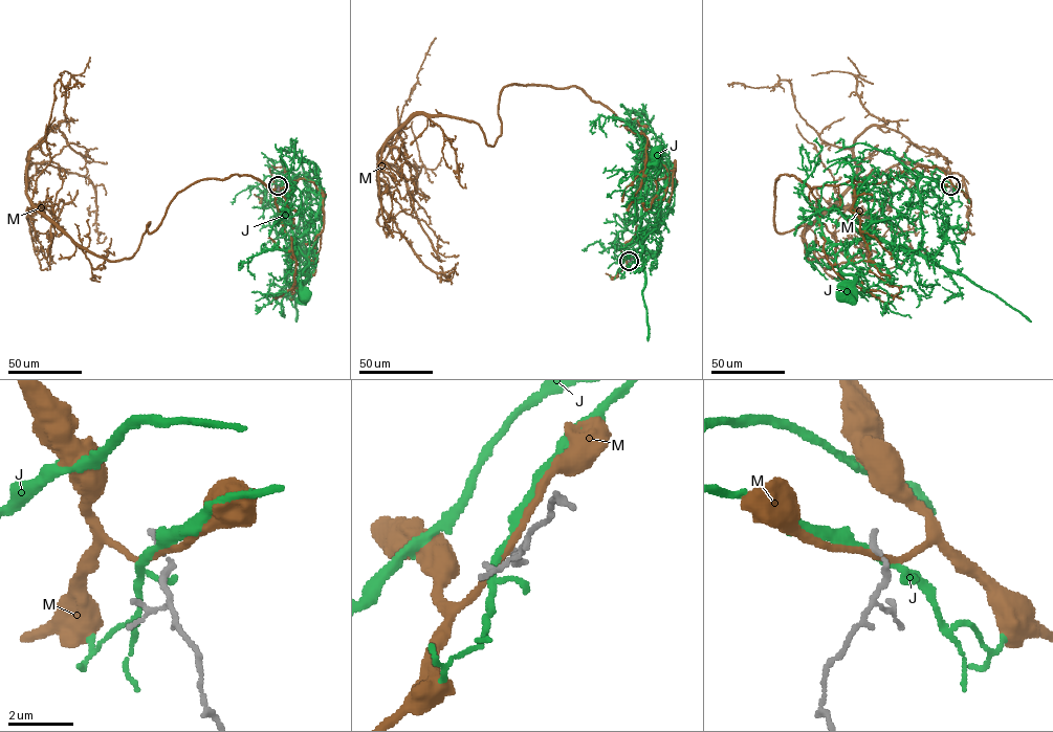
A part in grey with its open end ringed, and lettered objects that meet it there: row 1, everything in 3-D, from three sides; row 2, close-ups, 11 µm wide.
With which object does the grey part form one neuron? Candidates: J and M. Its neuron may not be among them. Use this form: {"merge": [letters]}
{"merge": []}

